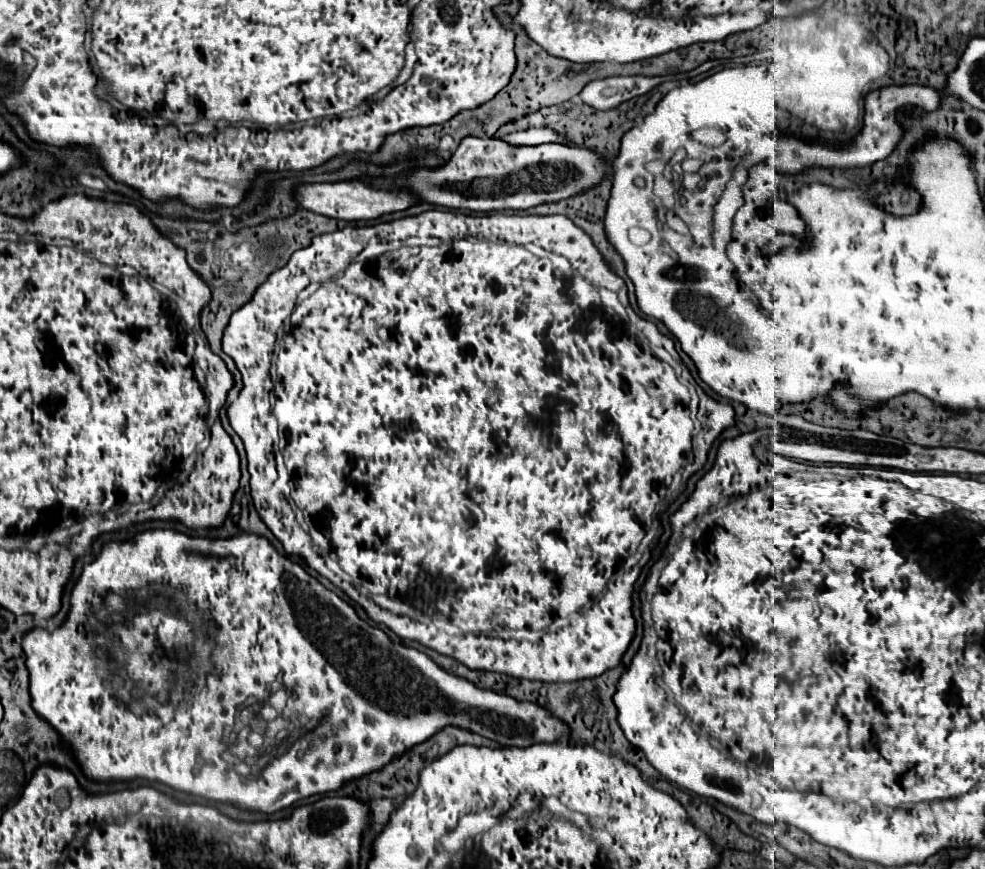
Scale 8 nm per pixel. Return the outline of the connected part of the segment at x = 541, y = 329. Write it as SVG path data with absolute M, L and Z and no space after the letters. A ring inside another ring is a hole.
M425 211L425 213L421 213L421 215L415 215L415 217L401 217L401 219L395 219L395 221L387 221L387 223L377 223L377 225L367 225L367 227L351 227L351 225L347 225L347 227L343 227L343 229L341 229L341 231L335 231L335 233L327 233L327 235L317 235L317 237L313 237L313 243L311 243L311 245L309 245L309 247L303 247L303 249L299 249L299 251L295 251L295 253L293 253L293 255L291 255L291 259L289 259L289 263L287 263L287 265L285 265L285 267L281 267L281 269L277 269L277 271L275 271L275 273L271 273L271 275L269 275L269 279L267 279L267 281L265 281L265 283L263 283L263 285L261 285L261 287L259 287L259 289L257 289L257 291L255 291L255 293L253 293L253 299L251 299L251 301L247 301L247 303L245 303L245 305L243 305L243 307L239 307L239 309L237 309L237 311L235 311L235 313L233 313L233 315L231 315L231 321L229 321L229 325L227 325L227 329L225 329L225 335L223 335L223 351L225 351L225 353L227 353L227 355L231 355L231 357L233 357L233 359L235 359L235 363L237 363L237 367L239 367L239 371L241 371L241 373L243 373L243 391L241 391L241 393L239 393L239 397L237 397L237 401L233 401L233 405L231 405L231 407L229 407L229 421L231 421L231 427L233 427L233 431L235 431L235 433L237 433L237 435L239 435L239 437L241 437L241 439L243 439L243 445L245 445L245 451L246 451L246 455L247 455L247 461L249 461L249 473L251 473L251 481L249 481L249 485L251 485L251 499L253 499L253 503L255 503L255 509L257 509L257 513L259 513L259 517L261 517L261 519L263 519L263 523L265 523L265 525L267 525L267 527L269 527L269 529L271 529L271 533L273 533L273 535L275 535L275 537L277 537L277 539L279 539L279 540L280 540L280 542L281 542L281 543L282 543L282 545L283 545L283 547L284 547L284 550L285 550L285 551L287 551L287 553L289 553L289 555L299 555L299 557L303 557L303 561L305 561L305 563L307 563L307 567L311 567L311 569L315 569L315 571L317 571L317 573L319 573L319 575L323 575L323 577L327 577L327 579L329 579L329 581L331 581L331 583L333 583L333 585L335 585L335 587L339 587L339 589L341 589L341 591L343 591L343 593L345 593L345 595L347 595L347 597L349 597L349 599L353 599L353 601L355 601L355 603L359 603L359 605L361 605L361 607L363 607L363 609L365 609L365 611L367 611L367 615L369 615L369 619L373 619L373 621L375 621L375 623L383 623L383 625L387 625L387 627L389 627L389 629L391 629L391 631L393 631L393 633L397 633L397 635L399 635L399 637L401 637L401 639L409 639L409 641L417 641L417 643L421 643L421 645L425 645L425 647L429 647L429 649L433 649L433 651L437 651L437 653L441 653L441 655L447 655L447 657L453 657L453 659L457 659L457 661L459 661L459 663L463 663L463 665L467 665L467 667L469 667L469 669L475 669L475 671L479 671L479 669L481 669L481 671L495 671L495 673L505 673L505 675L511 675L511 677L519 677L519 679L531 679L531 681L547 681L547 683L561 683L561 681L579 681L579 679L593 679L593 677L599 677L599 675L601 675L601 673L605 673L605 671L609 671L609 669L613 669L613 667L617 667L617 665L619 665L619 663L621 663L621 659L623 659L623 655L625 655L625 651L627 651L627 649L629 649L629 645L631 645L631 641L633 641L633 635L635 635L635 619L633 619L633 615L631 615L631 607L633 607L633 588L634 588L634 583L635 583L635 582L636 582L636 581L637 581L637 579L638 579L638 577L639 577L639 575L640 575L640 573L641 573L641 570L642 570L642 567L643 567L643 566L644 566L644 564L645 564L645 563L647 563L647 562L649 562L649 560L650 560L650 559L651 559L651 551L650 551L650 548L651 548L651 547L652 547L652 546L653 546L653 544L648 544L648 545L646 545L646 546L645 546L645 545L642 545L642 544L640 544L640 546L639 546L639 543L641 543L641 539L643 539L643 537L645 537L645 533L647 533L647 529L651 529L651 523L653 523L653 515L655 515L655 507L657 507L657 503L659 503L659 501L661 501L661 499L663 499L663 495L665 495L665 489L667 489L667 487L669 487L669 485L671 485L671 479L673 479L673 475L675 475L675 473L677 473L677 471L679 471L679 469L681 469L681 467L683 467L683 463L685 463L685 455L687 455L687 453L689 453L689 449L691 449L691 433L694 433L694 432L695 432L695 431L694 431L694 429L695 429L695 427L696 427L696 428L697 428L697 430L699 430L699 433L695 433L695 435L694 435L694 436L693 436L693 439L692 439L692 449L691 449L691 453L692 453L692 456L693 456L693 460L692 460L692 461L691 461L691 462L690 462L690 463L689 463L689 464L688 464L688 465L686 465L686 466L685 466L685 468L684 468L684 471L683 471L683 472L682 472L682 481L683 481L683 485L684 485L684 486L686 486L686 484L687 484L687 481L688 481L688 479L689 479L689 478L690 478L690 476L692 476L692 475L693 475L693 474L694 474L694 473L696 473L696 472L697 472L697 471L699 471L699 470L701 470L701 469L702 469L702 468L703 468L703 467L704 467L704 465L705 465L705 463L706 463L706 461L707 461L707 457L708 457L708 455L709 455L709 449L711 449L711 445L713 445L713 441L715 441L715 439L717 439L717 437L719 437L719 435L721 435L721 433L723 433L723 431L725 431L725 429L727 429L727 427L733 427L733 407L731 407L731 405L723 405L723 403L717 403L717 401L713 401L713 399L711 399L711 397L707 397L707 395L705 395L705 393L703 393L703 389L701 389L701 387L697 387L697 391L696 391L696 388L695 388L695 384L697 384L697 383L696 383L696 382L694 382L694 378L693 378L693 377L692 377L692 375L691 375L691 373L682 373L682 372L683 372L683 371L687 371L687 369L683 369L683 366L684 366L684 364L683 364L683 363L682 363L682 361L681 361L681 359L680 359L680 356L679 356L679 355L677 355L677 351L675 351L675 347L673 347L673 341L671 341L671 339L669 339L669 337L665 337L665 335L661 335L661 333L659 333L659 329L657 329L657 327L656 327L656 325L655 325L655 324L654 324L654 323L652 323L652 322L650 322L650 321L648 321L648 320L646 320L646 319L644 319L644 318L642 318L642 317L640 317L640 316L638 316L638 315L637 315L637 314L636 314L636 313L635 313L635 312L634 312L634 311L633 311L633 309L632 309L632 308L631 308L631 306L630 306L630 304L629 304L629 300L628 300L628 293L627 293L627 287L626 287L626 284L625 284L625 281L623 281L623 279L621 279L621 277L617 277L617 275L615 275L615 273L613 273L613 271L611 271L611 269L609 269L609 265L607 265L607 263L605 263L605 261L603 261L603 257L601 257L601 255L599 255L599 253L597 253L597 247L595 247L595 245L593 245L593 243L591 243L591 241L589 241L589 235L587 235L587 233L583 233L583 231L581 231L581 229L579 229L579 227L577 227L577 225L575 225L575 223L573 223L573 221L571 221L571 219L569 219L569 217L565 217L565 215L517 215L517 213L513 213L513 215L503 215L503 213L493 213L493 215L465 215L465 213L451 213L451 211L447 211L447 213L443 213L443 211ZM311 281L319 281L319 283L321 283L321 281L325 281L325 283L321 283L321 287L319 287L319 289L317 289L317 291L315 291L315 293L313 293L313 295L311 295L311 297L309 297L309 299L305 299L305 301L301 301L301 303L299 303L299 305L297 305L297 295L299 295L299 291L303 291L303 289L305 289L305 287L307 287L307 286L308 286L308 285L309 285L309 283L311 283ZM279 327L281 327L281 328L280 328L280 330L279 330L279 332L278 332L278 337L280 337L280 338L282 338L282 337L283 337L283 341L281 341L281 349L279 349L279 355L277 355L277 372L276 372L276 364L272 364L272 365L271 365L271 357L272 357L272 355L273 355L273 352L274 352L274 344L275 344L275 335L277 335L277 329L279 329ZM639 335L645 335L645 339L647 339L647 341L645 341L645 343L641 343L641 341L637 341L637 339L639 339ZM271 379L272 379L272 380L273 380L273 381L275 381L275 380L276 380L276 379L277 379L277 381L275 381L275 389L273 389L273 391L275 391L275 396L274 396L274 394L271 394L271 395L270 395L270 402L269 402L269 393L271 393ZM269 415L270 415L270 417L271 417L271 418L270 418L270 420L271 420L271 421L272 421L272 423L273 423L273 426L274 426L274 425L275 425L275 426L278 426L278 423L279 423L279 433L278 433L278 432L277 432L277 433L269 433L269 431L267 431L267 429L266 429L266 424L267 424L267 420L268 420L268 417L269 417ZM278 441L279 441L279 449L281 449L281 453L283 453L283 459L285 459L285 465L284 465L284 460L283 460L283 459L279 459L279 457L277 457L277 455L275 455L275 446L276 446L276 444L277 444L277 442L278 442ZM290 494L291 494L291 499L293 499L293 503L295 503L295 505L297 505L297 507L299 507L299 509L301 509L301 513L302 513L302 519L299 519L299 517L296 517L296 513L295 513L295 512L294 512L294 509L291 509L291 503L289 503L289 498L290 498ZM300 524L305 524L305 525L307 525L307 531L309 531L309 534L308 534L308 532L306 532L306 531L305 531L305 530L303 530L303 529L302 529L302 527L301 527L301 525L300 525ZM314 545L315 545L315 547L319 547L319 549L321 549L321 551L323 551L323 556L322 556L322 555L321 555L321 556L320 556L320 554L317 554L317 553L316 553L316 552L315 552L315 551L314 551ZM375 595L387 595L387 597L389 597L389 599L397 599L397 601L403 601L403 603L407 603L407 605L409 605L409 611L407 611L407 613L405 613L405 615L393 615L393 613L391 613L391 611L387 611L387 609L383 609L383 607L379 607L379 605L377 605L377 603L375 603L375 601L373 601L373 597L375 597ZM437 619L439 619L439 621L443 621L443 623L451 623L451 625L455 625L455 627L457 627L457 629L449 629L449 625L438 625L438 623L437 623Z

